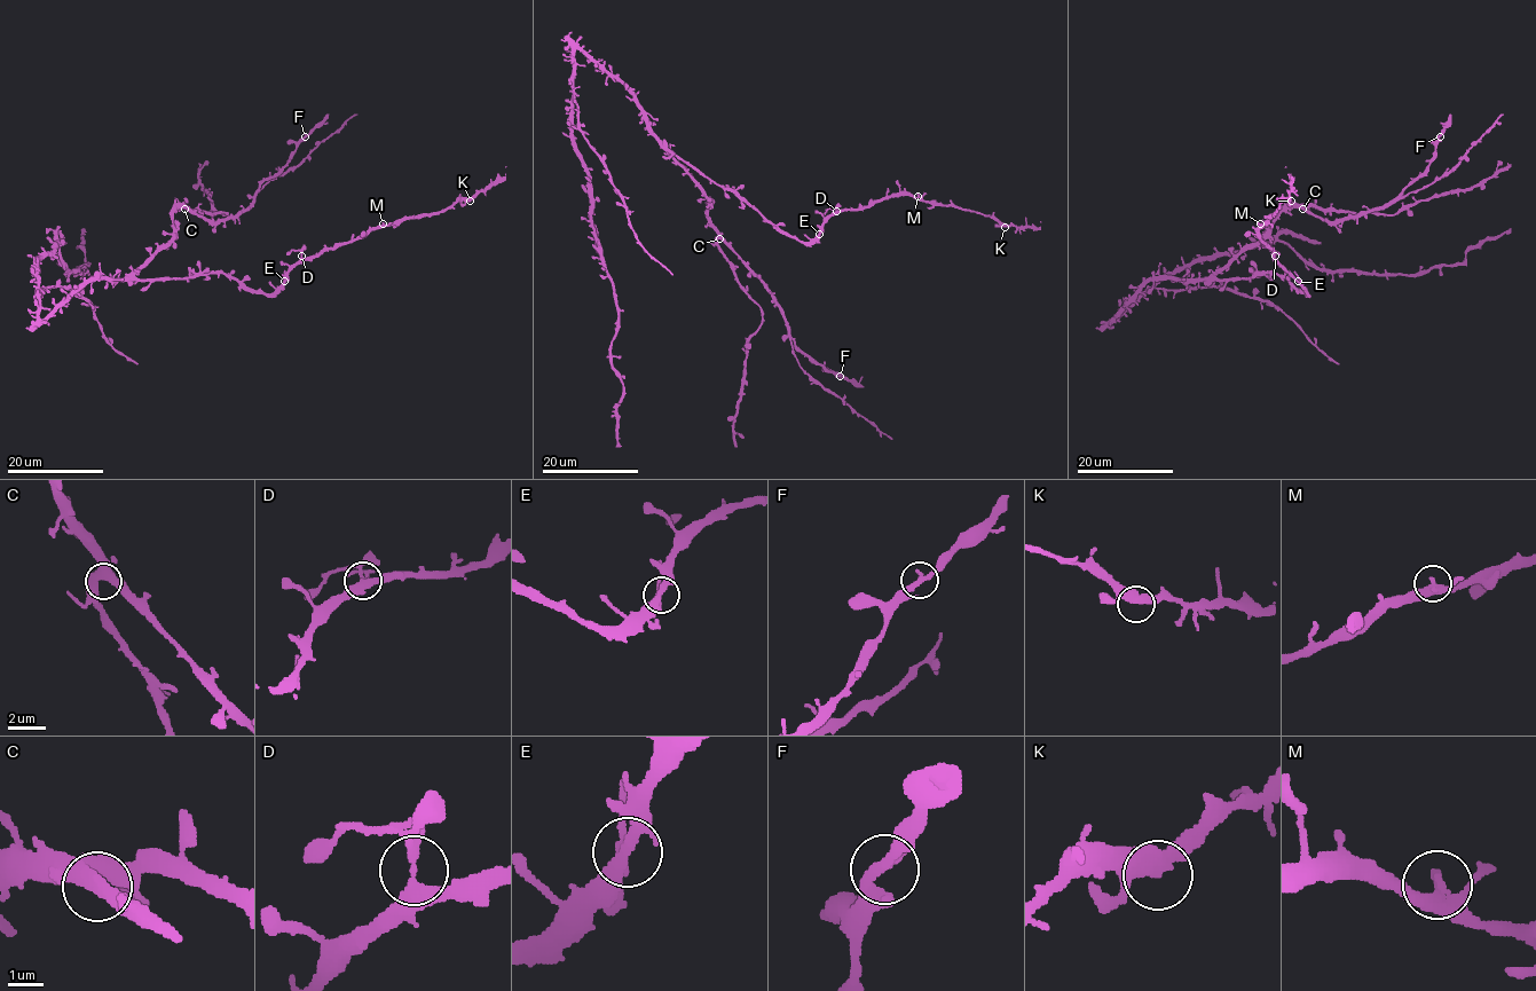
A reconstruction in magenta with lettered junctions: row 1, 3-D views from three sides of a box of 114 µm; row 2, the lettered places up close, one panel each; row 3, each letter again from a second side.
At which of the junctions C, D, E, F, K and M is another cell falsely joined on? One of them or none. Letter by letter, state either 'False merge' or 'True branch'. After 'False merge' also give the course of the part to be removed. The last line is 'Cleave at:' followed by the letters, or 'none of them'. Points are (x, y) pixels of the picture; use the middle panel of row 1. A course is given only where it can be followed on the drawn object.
C: True branch
D: False merge. Course of the part to remove: (836, 211), (829, 207), (821, 215)
E: True branch
F: True branch
K: True branch
M: True branch
Cleave at: D

